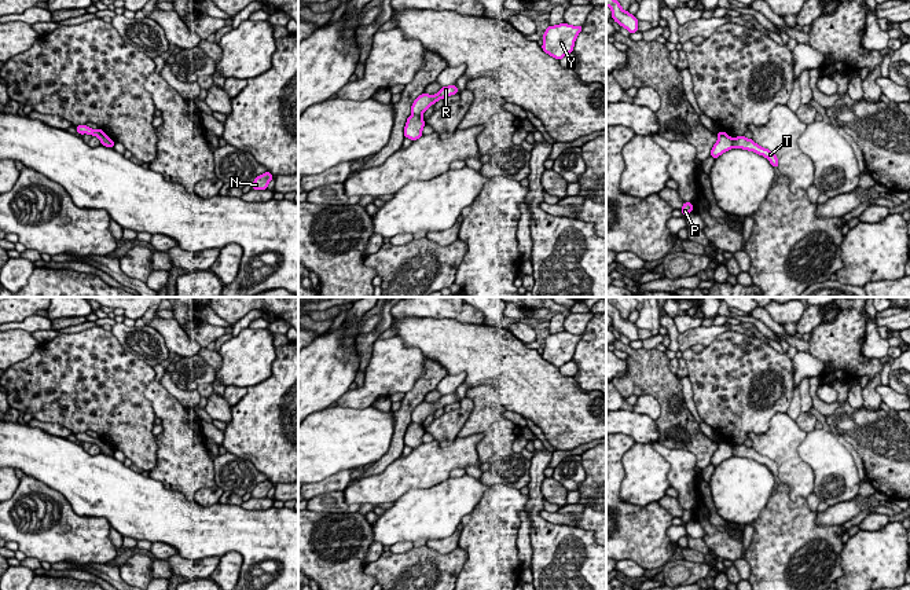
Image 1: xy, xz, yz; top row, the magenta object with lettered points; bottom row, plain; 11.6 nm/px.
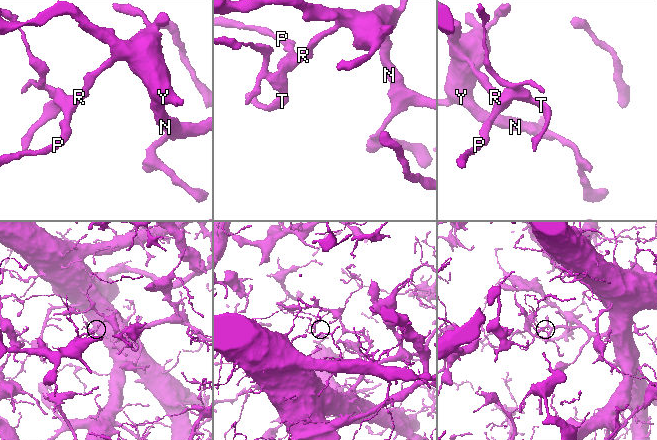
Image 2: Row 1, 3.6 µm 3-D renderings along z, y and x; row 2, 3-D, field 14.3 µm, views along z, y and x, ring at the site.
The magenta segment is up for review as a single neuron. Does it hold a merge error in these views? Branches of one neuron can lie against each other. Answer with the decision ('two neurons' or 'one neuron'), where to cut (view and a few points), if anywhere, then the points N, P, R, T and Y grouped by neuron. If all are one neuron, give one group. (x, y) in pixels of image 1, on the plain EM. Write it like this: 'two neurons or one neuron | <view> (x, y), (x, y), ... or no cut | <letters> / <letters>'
two neurons | xz (413, 421), (421, 424) | N P R Y / T

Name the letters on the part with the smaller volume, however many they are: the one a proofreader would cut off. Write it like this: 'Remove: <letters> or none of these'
Remove: T

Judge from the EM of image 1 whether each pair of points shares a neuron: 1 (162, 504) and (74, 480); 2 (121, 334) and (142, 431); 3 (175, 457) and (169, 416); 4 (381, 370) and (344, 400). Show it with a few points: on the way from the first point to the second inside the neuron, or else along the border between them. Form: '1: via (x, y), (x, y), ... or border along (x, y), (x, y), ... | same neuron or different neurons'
1: via (140, 504), (132, 504), (106, 487), (96, 486) | same neuron
2: border along (110, 332), (125, 350), (151, 366) | different neurons
3: via (175, 447), (175, 425) | same neuron
4: via (375, 380), (353, 399) | same neuron

